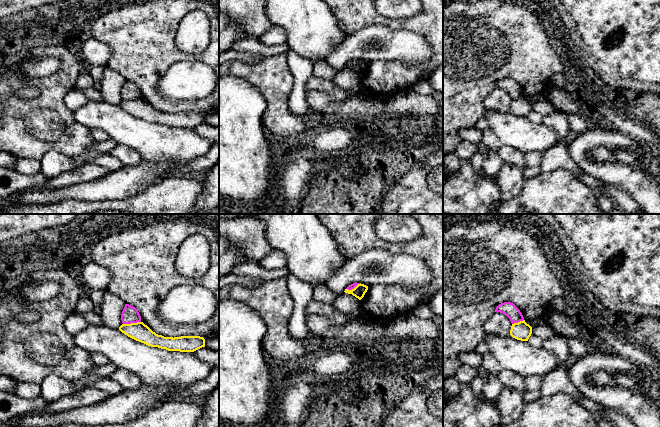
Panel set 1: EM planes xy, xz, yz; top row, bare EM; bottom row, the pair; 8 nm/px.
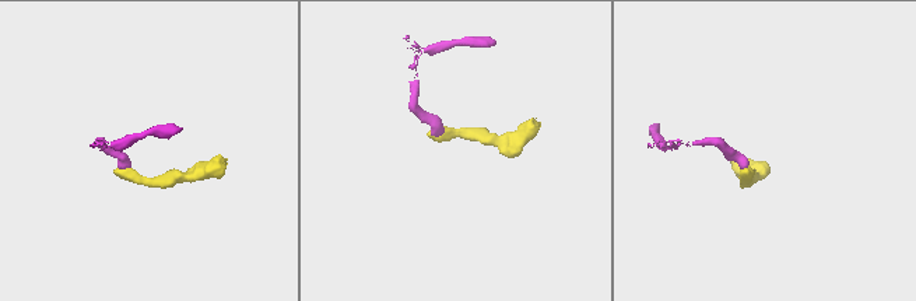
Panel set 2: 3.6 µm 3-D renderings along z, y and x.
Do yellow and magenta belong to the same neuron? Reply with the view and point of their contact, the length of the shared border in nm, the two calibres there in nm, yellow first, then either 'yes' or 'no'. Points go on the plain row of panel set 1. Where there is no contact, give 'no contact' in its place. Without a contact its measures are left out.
meets yellow in xy at (131, 99); contact 150 nm long; 150 nm thick on the yellow side, 140 nm on the other; no

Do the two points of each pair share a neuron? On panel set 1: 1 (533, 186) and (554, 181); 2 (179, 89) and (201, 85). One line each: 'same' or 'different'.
1: same
2: same

